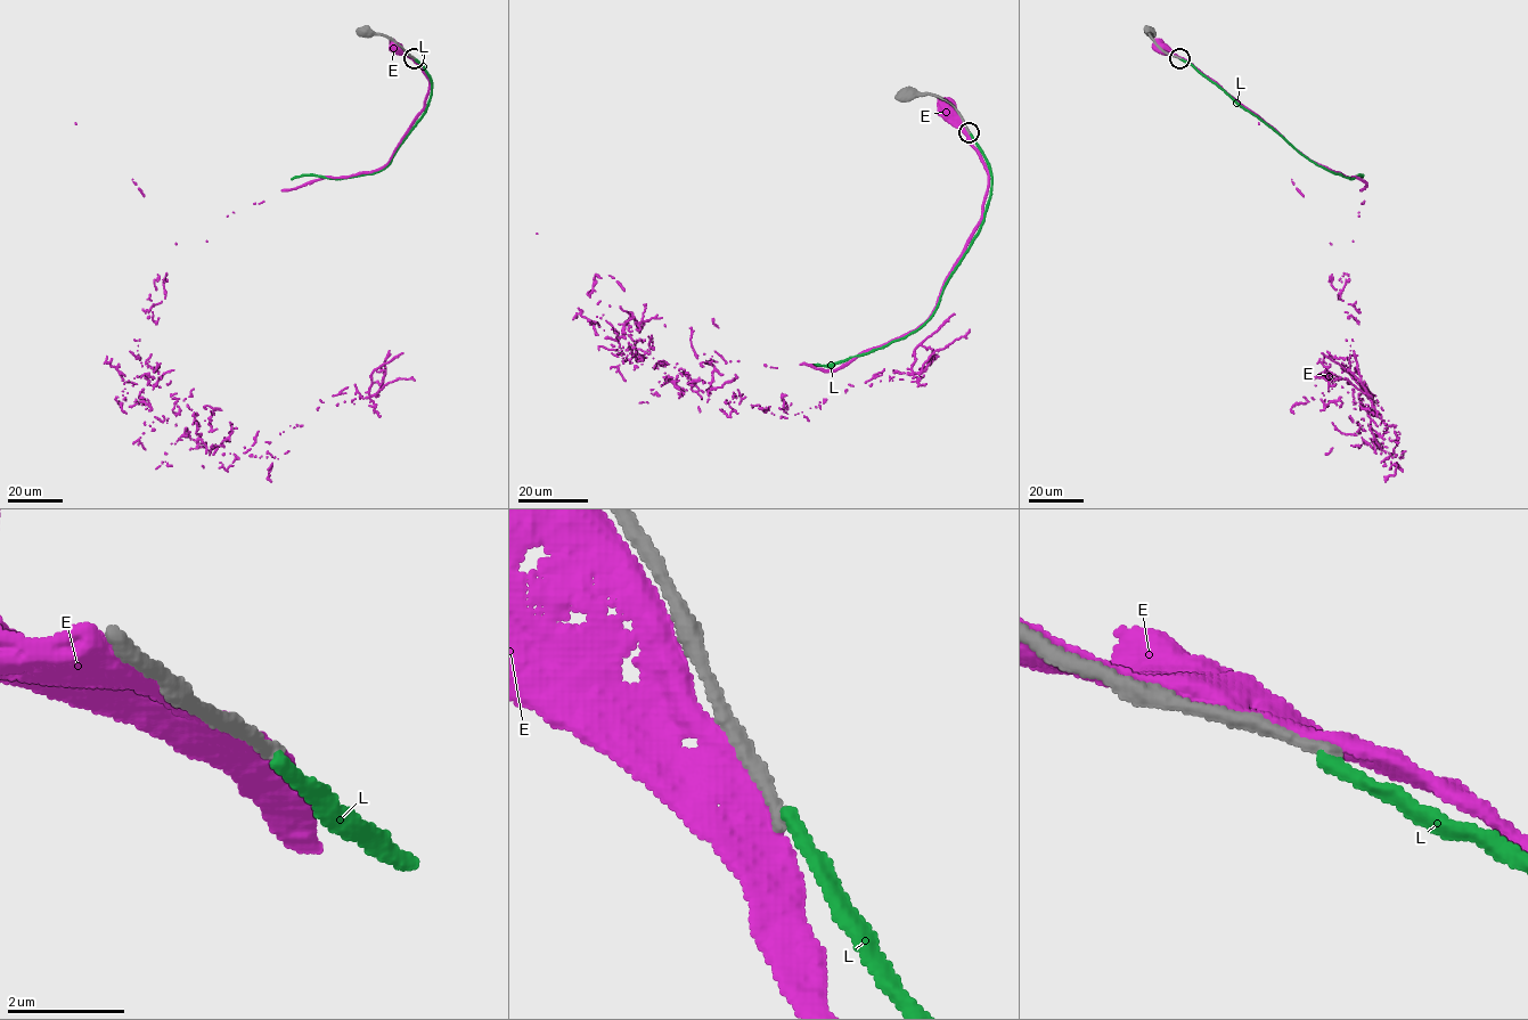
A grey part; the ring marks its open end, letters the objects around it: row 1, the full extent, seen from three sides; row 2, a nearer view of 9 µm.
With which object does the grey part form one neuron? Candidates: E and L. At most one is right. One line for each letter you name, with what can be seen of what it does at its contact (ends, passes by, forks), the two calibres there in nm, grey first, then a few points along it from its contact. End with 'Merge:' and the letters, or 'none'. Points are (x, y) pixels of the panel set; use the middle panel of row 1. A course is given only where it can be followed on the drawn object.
Merge: none

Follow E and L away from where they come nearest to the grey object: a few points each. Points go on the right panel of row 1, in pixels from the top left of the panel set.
E: (1177, 57), (1162, 54), (1159, 47)
L: (1179, 57), (1309, 160), (1351, 179), (1362, 176), (1362, 179)

